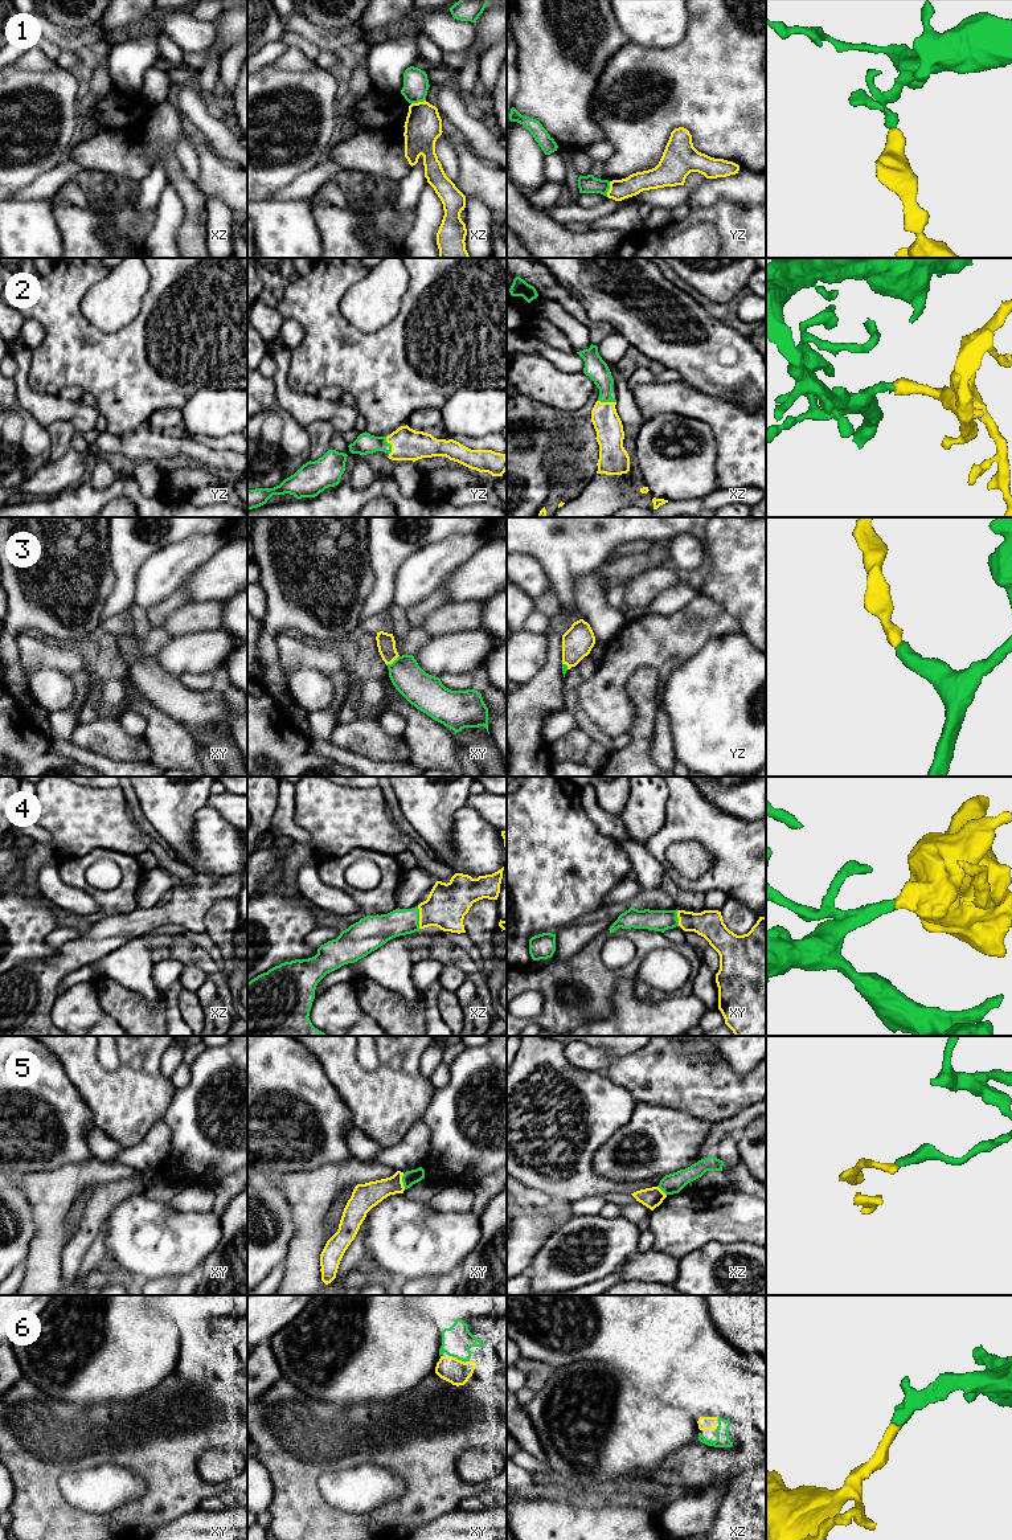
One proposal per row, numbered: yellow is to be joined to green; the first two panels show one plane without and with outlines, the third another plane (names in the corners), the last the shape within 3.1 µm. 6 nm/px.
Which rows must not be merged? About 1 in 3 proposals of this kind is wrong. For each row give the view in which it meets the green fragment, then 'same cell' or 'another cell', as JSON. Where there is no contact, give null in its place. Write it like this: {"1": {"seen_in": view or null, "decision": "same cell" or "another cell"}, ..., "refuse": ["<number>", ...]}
{"1": {"seen_in": "yz", "decision": "another cell"}, "2": {"seen_in": "yz", "decision": "same cell"}, "3": {"seen_in": "xy", "decision": "same cell"}, "4": {"seen_in": "xz", "decision": "same cell"}, "5": {"seen_in": "xy", "decision": "another cell"}, "6": {"seen_in": "xy", "decision": "same cell"}, "refuse": ["1", "5"]}

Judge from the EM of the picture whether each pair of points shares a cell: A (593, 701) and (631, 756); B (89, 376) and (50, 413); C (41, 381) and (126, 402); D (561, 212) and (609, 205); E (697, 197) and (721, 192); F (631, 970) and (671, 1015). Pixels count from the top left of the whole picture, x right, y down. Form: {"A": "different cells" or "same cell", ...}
{"A": "different cells", "B": "different cells", "C": "same cell", "D": "same cell", "E": "same cell", "F": "different cells"}

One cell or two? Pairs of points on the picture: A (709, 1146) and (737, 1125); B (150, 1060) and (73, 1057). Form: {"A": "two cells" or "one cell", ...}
{"A": "one cell", "B": "one cell"}

